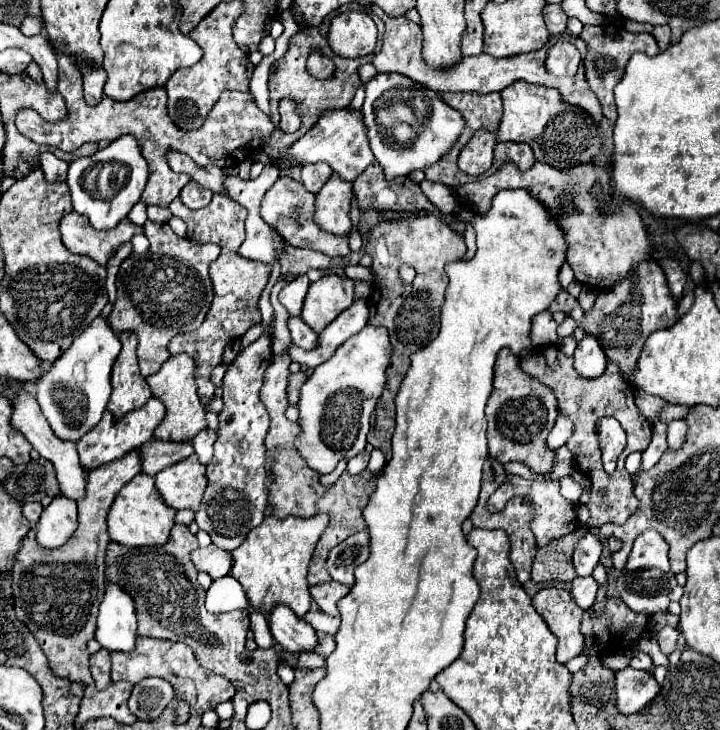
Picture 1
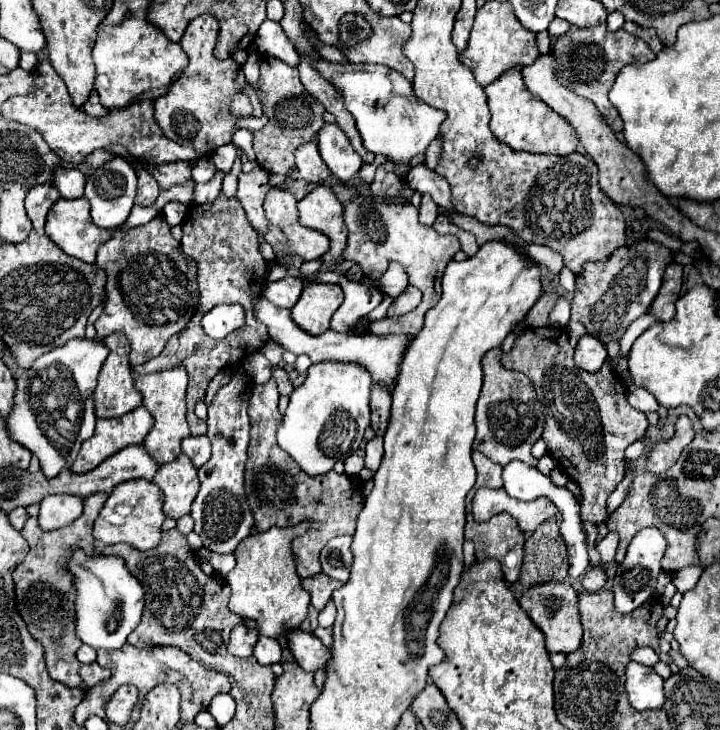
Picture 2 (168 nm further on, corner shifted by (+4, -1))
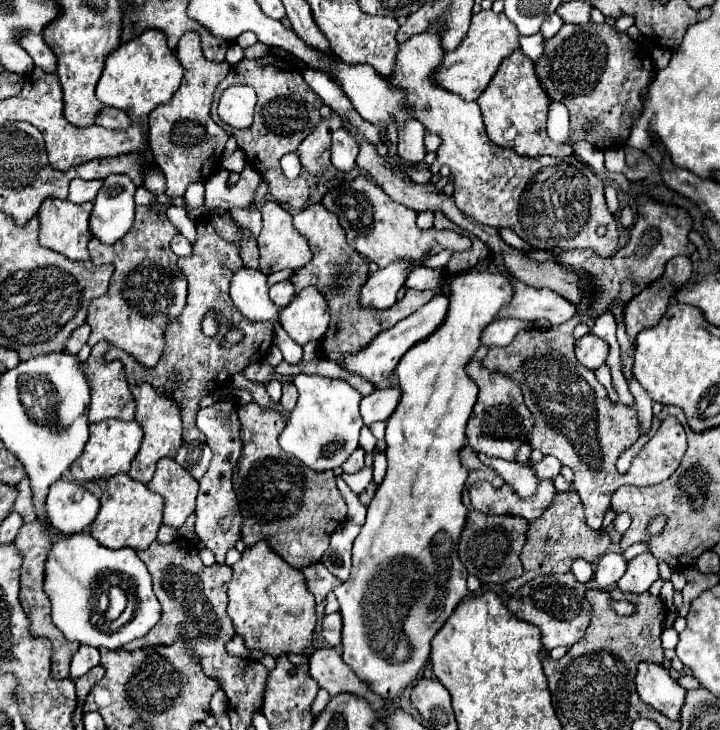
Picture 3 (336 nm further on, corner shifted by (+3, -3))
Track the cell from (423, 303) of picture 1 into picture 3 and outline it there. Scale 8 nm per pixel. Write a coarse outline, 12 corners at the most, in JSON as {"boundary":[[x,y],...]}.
{"boundary":[[366,176],[322,198],[348,244],[386,268],[412,268],[470,238],[420,230],[414,210]]}

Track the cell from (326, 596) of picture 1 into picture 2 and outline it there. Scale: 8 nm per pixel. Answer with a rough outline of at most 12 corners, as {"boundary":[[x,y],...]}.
{"boundary":[[325,574],[303,580],[311,604],[323,610],[333,590],[343,586]]}

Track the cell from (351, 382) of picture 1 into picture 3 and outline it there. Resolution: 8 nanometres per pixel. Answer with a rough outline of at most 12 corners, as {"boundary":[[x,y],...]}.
{"boundary":[[296,374],[280,448],[316,472],[358,448],[362,394]]}

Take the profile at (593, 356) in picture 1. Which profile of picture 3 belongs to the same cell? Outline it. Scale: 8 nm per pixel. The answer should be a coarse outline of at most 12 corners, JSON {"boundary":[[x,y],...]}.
{"boundary":[[594,334],[576,340],[576,358],[598,370],[608,358],[608,344]]}

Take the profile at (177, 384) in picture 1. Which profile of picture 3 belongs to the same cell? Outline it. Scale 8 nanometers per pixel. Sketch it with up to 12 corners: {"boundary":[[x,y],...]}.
{"boundary":[[152,384],[130,388],[142,448],[130,476],[148,484],[182,444],[176,400]]}

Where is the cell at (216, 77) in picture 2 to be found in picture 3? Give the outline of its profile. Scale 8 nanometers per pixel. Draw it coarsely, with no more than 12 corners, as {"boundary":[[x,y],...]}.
{"boundary":[[198,32],[176,54],[182,84],[148,116],[166,194],[218,170],[230,134],[210,116],[230,64]]}

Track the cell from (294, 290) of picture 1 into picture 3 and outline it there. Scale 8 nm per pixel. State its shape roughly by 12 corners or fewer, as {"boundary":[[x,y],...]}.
{"boundary":[[290,280],[270,286],[270,298],[280,308],[292,302],[296,292]]}

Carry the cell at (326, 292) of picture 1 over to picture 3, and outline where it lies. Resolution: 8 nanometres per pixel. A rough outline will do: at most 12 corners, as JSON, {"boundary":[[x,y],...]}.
{"boundary":[[316,286],[280,312],[282,328],[300,346],[318,342],[330,322]]}

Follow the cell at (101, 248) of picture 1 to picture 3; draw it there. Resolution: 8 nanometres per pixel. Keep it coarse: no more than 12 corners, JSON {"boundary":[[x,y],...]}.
{"boundary":[[48,198],[38,210],[40,244],[90,260],[92,202]]}

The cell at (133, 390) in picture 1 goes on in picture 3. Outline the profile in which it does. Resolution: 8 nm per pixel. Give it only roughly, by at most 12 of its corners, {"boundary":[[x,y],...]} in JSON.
{"boundary":[[110,342],[92,348],[84,368],[92,384],[90,422],[132,420],[120,360],[104,360]]}

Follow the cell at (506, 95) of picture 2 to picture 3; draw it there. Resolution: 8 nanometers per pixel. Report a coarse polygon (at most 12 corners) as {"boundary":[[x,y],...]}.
{"boundary":[[522,52],[476,100],[492,142],[568,156],[546,134],[548,96]]}

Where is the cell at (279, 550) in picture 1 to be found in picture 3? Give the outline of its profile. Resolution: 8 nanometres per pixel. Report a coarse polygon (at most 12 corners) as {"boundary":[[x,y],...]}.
{"boundary":[[266,540],[232,566],[228,614],[250,650],[302,654],[304,574]]}

